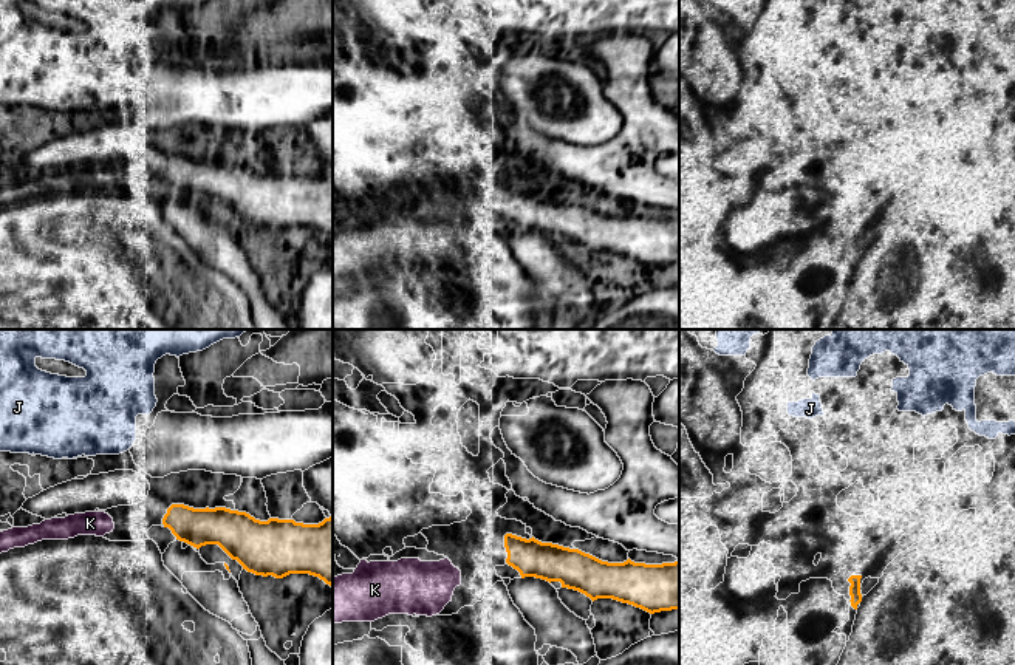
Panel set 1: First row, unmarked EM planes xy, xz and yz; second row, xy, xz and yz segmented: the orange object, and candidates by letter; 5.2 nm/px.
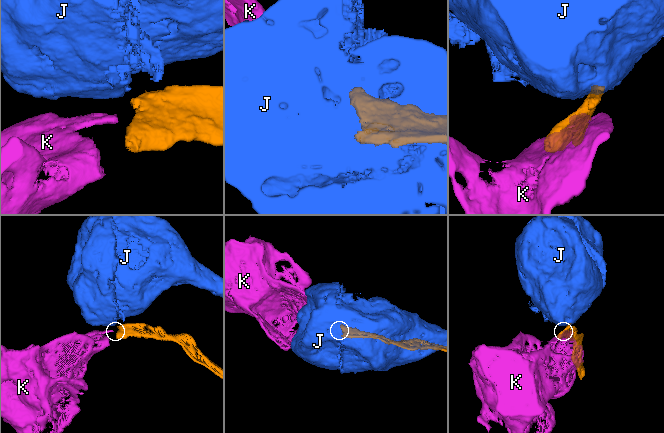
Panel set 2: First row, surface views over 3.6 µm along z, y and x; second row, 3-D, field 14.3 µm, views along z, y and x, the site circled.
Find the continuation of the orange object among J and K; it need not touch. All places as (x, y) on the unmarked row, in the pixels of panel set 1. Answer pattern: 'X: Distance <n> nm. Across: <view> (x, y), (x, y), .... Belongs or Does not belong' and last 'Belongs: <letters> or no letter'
J: Distance 360 nm. Across: xy (172, 158), (130, 101). Does not belong
K: Distance 240 nm. Across: xz (506, 215), (460, 225). Belongs
Belongs: K

